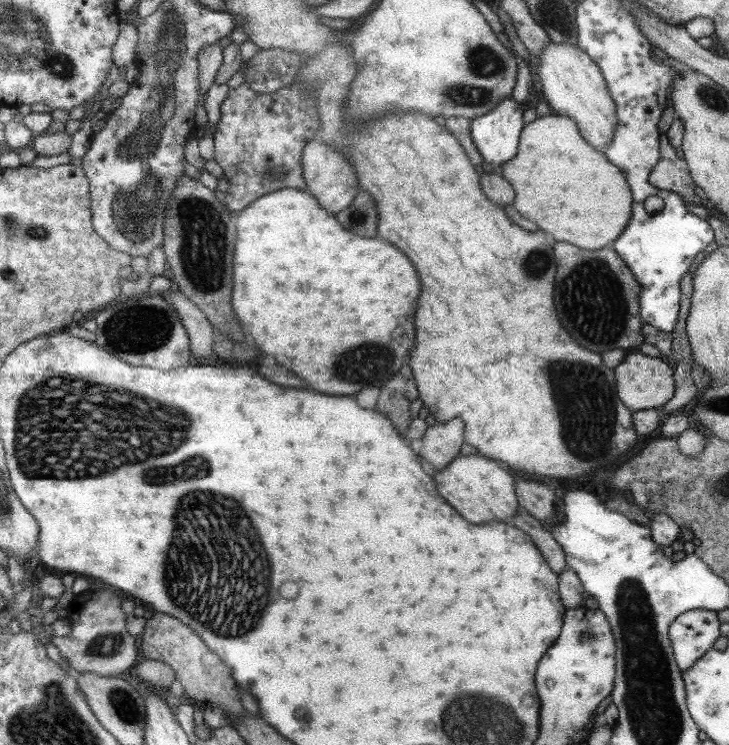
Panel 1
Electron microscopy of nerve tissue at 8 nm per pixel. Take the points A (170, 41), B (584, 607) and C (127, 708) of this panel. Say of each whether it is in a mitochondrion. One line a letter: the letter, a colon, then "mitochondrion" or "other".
A: mitochondrion
B: other
C: mitochondrion

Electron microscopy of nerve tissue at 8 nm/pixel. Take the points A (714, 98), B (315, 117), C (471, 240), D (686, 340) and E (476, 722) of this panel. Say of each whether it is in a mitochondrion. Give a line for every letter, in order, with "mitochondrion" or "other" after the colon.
A: mitochondrion
B: other
C: other
D: other
E: mitochondrion

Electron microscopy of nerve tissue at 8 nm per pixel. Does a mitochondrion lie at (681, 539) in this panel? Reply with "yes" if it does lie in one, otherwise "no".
no

